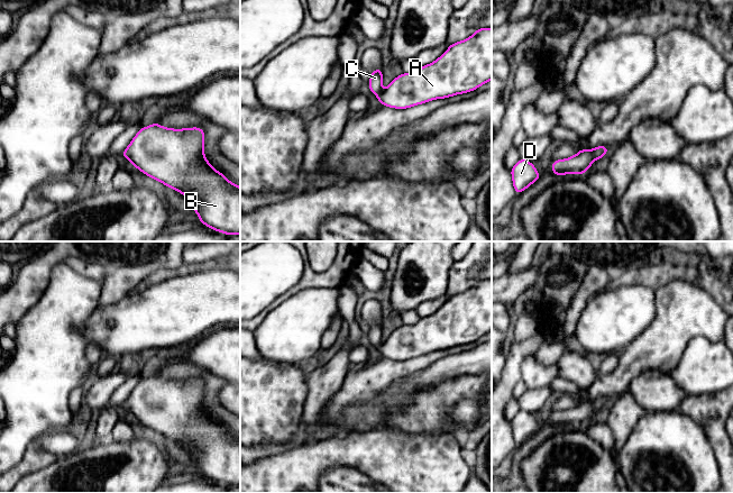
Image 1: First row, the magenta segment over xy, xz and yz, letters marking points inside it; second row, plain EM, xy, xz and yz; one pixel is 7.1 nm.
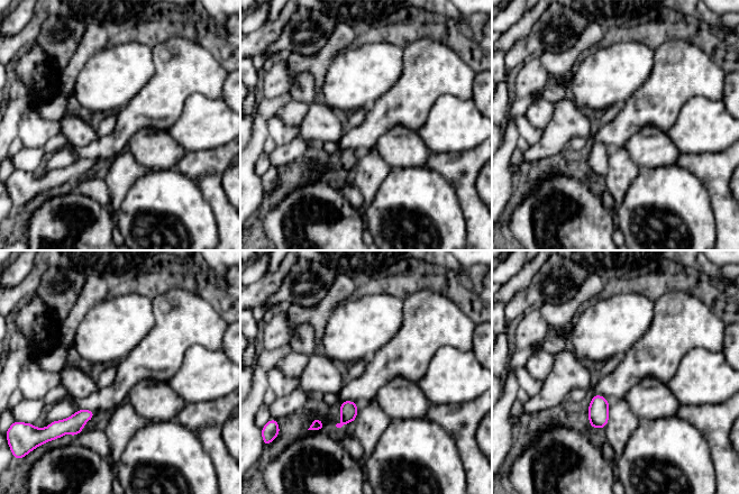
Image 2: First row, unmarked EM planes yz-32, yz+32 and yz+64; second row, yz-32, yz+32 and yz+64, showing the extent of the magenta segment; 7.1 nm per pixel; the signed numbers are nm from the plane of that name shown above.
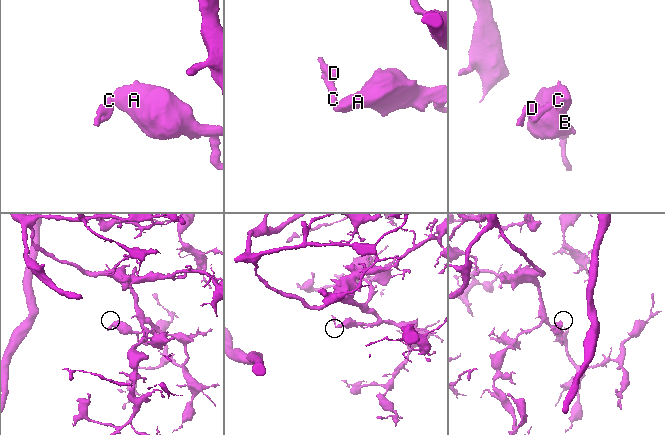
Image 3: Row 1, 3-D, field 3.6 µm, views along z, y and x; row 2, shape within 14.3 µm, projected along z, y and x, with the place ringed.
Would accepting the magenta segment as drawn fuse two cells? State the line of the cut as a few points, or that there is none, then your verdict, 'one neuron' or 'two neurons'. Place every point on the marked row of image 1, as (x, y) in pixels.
no cut | one neuron

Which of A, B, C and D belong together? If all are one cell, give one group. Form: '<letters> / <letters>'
A B C D

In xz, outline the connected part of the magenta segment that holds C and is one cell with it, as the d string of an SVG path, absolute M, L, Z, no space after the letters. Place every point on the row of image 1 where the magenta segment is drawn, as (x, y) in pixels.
M477 28L476 33L470 37L450 44L449 48L433 63L420 66L413 73L403 73L395 77L392 83L382 89L383 69L370 72L370 80L368 81L369 90L377 95L377 100L382 106L395 109L406 109L421 103L427 103L434 99L445 99L456 94L471 92L480 85L492 80L492 28Z

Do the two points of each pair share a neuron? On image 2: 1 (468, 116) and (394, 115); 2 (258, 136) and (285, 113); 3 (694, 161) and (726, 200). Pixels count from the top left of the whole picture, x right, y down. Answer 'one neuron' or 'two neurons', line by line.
1: two neurons
2: two neurons
3: one neuron

